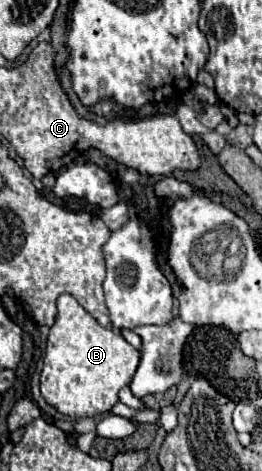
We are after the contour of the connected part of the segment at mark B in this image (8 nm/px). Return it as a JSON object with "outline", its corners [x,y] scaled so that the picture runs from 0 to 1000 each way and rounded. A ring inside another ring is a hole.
{"outline":[[[237,624],[221,633],[221,671],[214,671],[206,692],[191,696],[183,726],[176,726],[168,777],[160,798],[153,798],[160,845],[191,862],[206,862],[229,879],[252,879],[252,883],[382,883],[382,879],[405,879],[450,854],[450,828],[496,815],[496,803],[511,798],[527,769],[534,769],[534,747],[473,722],[458,701],[382,692],[290,641],[282,628]]]}

